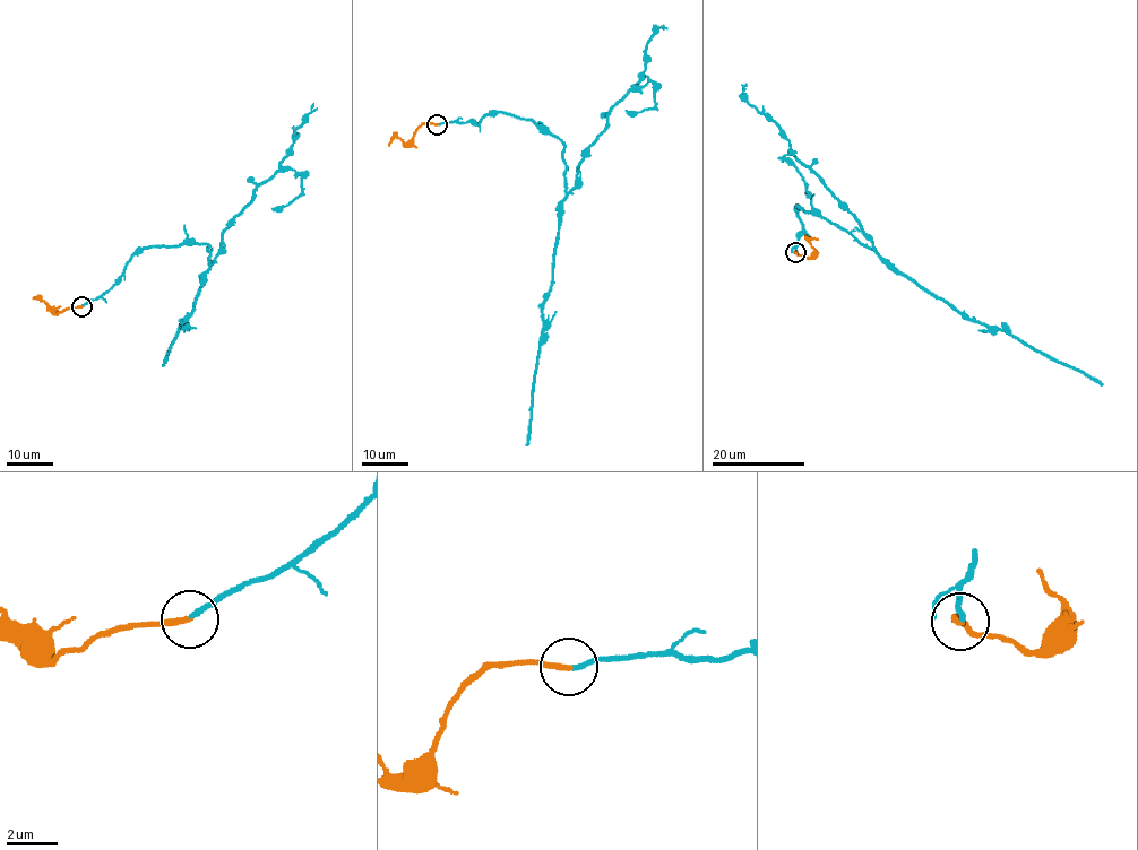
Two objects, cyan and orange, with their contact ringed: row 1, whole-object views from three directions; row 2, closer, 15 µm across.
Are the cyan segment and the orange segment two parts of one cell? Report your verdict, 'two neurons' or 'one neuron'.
one neuron

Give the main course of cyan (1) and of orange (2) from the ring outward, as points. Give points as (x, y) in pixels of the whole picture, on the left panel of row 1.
1: (82, 306), (101, 297), (144, 248), (205, 243), (209, 269), (162, 364)
2: (82, 306), (57, 313), (40, 300), (33, 298)

